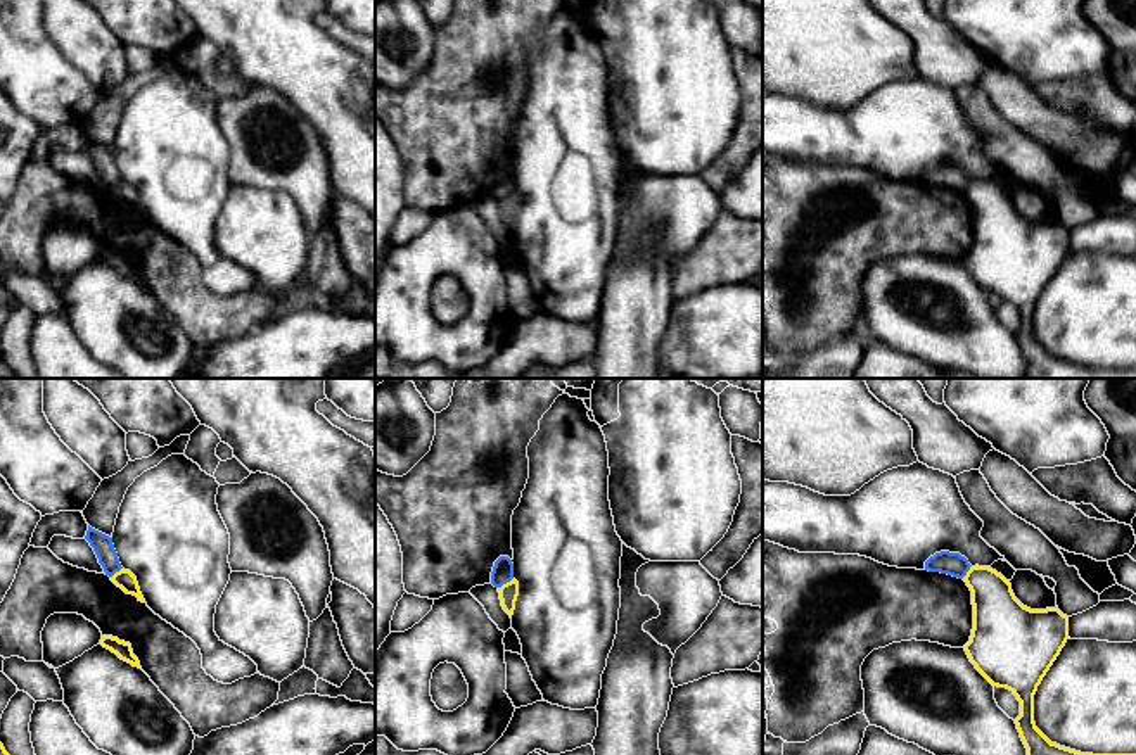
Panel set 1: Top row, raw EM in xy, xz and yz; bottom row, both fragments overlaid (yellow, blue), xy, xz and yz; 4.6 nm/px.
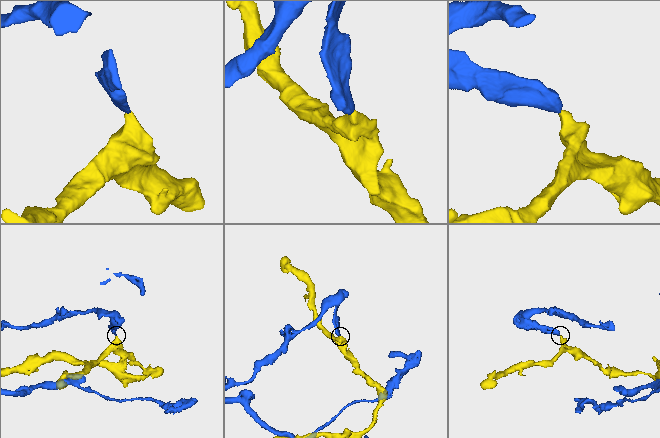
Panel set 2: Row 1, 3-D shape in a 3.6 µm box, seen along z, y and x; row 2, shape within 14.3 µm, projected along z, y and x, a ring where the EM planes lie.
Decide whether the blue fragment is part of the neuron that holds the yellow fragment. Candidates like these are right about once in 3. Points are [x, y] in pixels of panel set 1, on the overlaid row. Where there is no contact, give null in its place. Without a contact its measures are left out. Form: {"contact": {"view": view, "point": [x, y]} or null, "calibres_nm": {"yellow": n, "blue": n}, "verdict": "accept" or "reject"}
{"contact": {"view": "xz", "point": [507, 583]}, "calibres_nm": {"yellow": 90, "blue": 100}, "verdict": "reject"}

